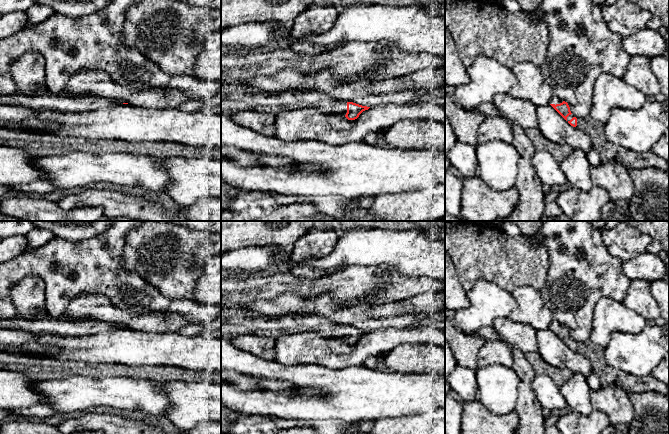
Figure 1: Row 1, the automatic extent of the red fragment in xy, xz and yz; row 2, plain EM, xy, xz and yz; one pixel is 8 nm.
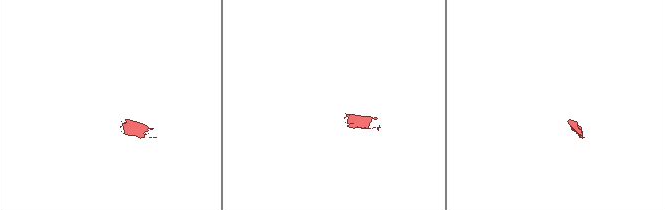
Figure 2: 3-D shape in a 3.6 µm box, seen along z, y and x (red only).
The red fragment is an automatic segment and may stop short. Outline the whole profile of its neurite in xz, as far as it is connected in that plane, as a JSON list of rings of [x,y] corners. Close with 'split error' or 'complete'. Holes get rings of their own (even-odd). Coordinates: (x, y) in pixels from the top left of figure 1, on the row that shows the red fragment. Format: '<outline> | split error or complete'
[[[221,85],[221,112],[232,116],[249,109],[267,111],[275,116],[284,110],[316,108],[323,114],[344,115],[355,120],[370,107],[337,101],[320,93],[283,93],[270,95],[239,85]]] | split error

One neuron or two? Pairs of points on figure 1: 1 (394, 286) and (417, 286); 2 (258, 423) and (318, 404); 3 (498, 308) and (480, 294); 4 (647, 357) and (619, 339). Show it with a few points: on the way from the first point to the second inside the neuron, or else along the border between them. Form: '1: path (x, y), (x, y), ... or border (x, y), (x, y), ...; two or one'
1: path (400, 286), (411, 286); one
2: border (265, 414), (245, 415); two
3: path (494, 304), (484, 298); one
4: path (640, 354), (634, 354), (626, 346); one

